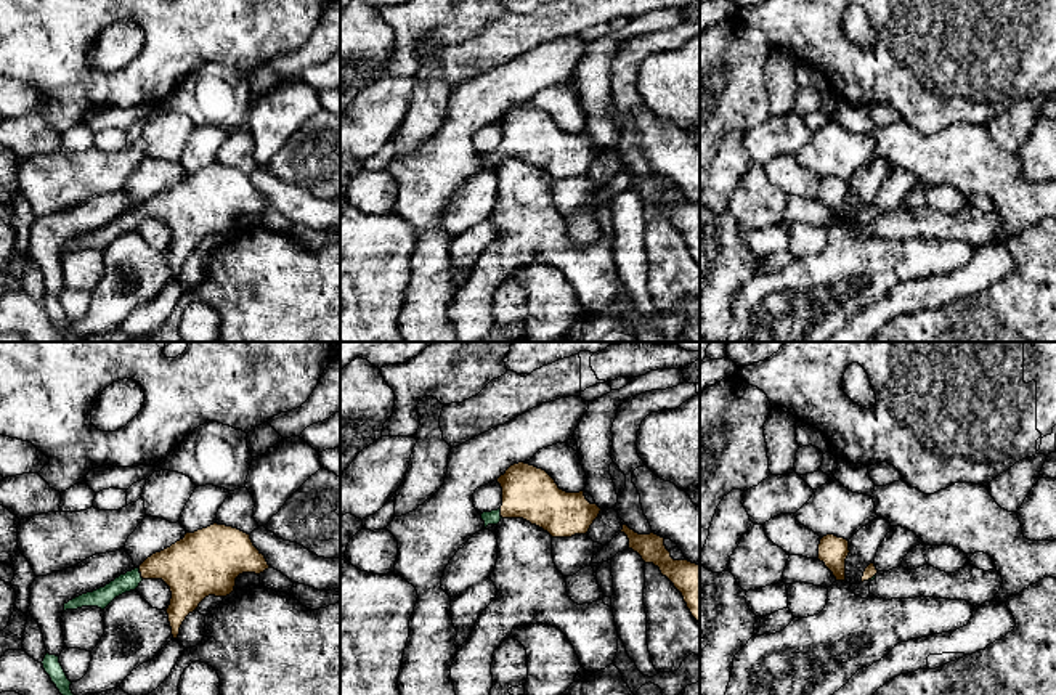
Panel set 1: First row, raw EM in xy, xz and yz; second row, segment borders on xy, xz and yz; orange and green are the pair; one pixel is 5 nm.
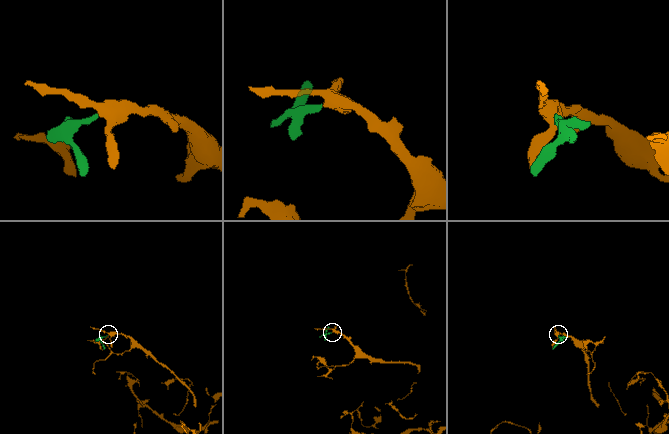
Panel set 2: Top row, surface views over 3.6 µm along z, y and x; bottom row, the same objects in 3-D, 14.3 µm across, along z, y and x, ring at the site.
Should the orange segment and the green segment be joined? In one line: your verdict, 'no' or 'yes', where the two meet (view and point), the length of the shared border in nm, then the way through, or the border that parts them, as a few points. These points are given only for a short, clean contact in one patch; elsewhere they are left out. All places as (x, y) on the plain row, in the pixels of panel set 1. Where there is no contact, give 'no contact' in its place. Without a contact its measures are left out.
yes; meets orange in xy at (140, 212); contact 60 nm long; runs through xy (190, 207), (153, 207), (140, 212), (101, 238)

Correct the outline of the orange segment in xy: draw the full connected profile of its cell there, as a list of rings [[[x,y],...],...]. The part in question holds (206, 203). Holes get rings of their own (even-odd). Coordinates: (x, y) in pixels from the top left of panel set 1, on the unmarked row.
[[[213,164],[186,173],[183,180],[152,194],[138,209],[120,215],[104,228],[69,241],[64,244],[64,252],[82,247],[104,250],[116,238],[135,231],[143,220],[162,220],[172,233],[165,252],[172,276],[178,279],[183,262],[205,238],[226,238],[234,231],[239,215],[260,215],[268,209],[250,175]]]

